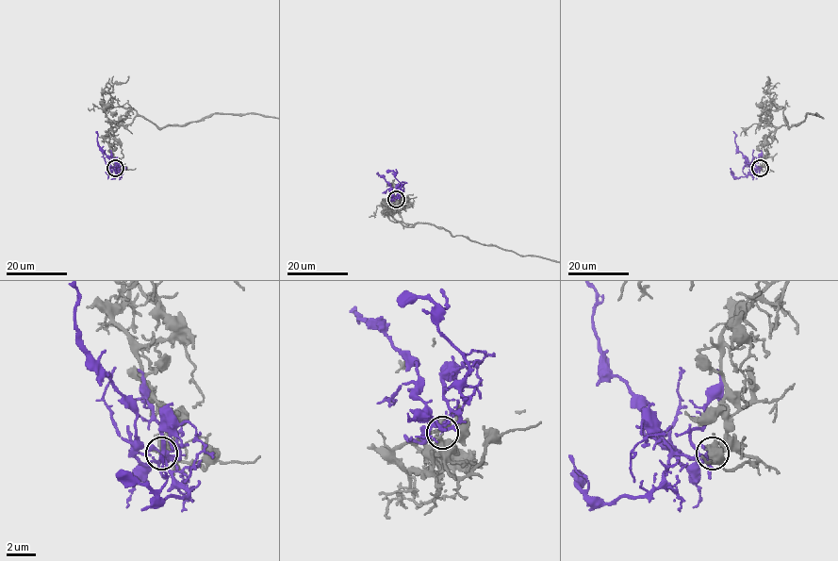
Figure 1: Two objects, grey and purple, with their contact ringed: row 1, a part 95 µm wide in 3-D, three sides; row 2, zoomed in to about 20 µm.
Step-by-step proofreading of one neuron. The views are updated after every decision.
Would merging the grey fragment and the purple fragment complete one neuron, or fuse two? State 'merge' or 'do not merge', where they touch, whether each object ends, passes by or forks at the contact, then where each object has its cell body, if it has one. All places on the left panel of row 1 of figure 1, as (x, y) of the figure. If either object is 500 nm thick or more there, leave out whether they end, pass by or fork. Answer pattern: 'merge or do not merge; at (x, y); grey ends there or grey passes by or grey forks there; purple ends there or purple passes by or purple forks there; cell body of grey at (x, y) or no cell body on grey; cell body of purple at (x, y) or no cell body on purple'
do not merge; at (115, 168); grey ends there; purple forks there; no cell body on grey; no cell body on purple

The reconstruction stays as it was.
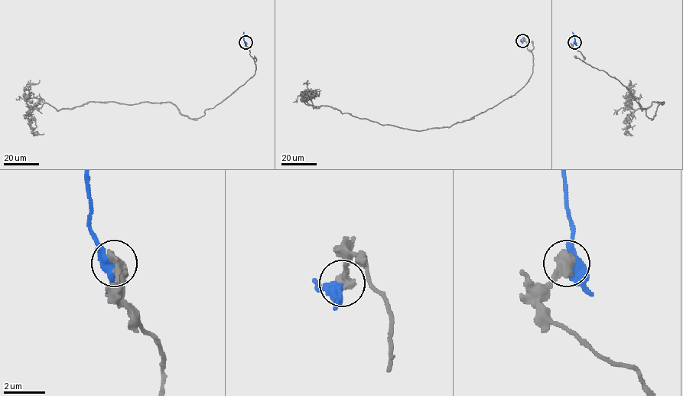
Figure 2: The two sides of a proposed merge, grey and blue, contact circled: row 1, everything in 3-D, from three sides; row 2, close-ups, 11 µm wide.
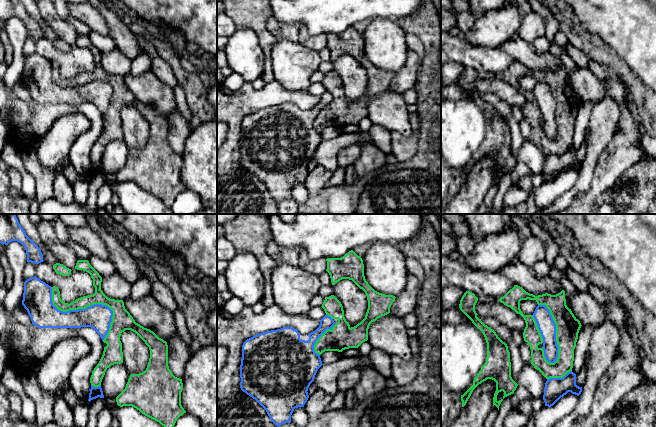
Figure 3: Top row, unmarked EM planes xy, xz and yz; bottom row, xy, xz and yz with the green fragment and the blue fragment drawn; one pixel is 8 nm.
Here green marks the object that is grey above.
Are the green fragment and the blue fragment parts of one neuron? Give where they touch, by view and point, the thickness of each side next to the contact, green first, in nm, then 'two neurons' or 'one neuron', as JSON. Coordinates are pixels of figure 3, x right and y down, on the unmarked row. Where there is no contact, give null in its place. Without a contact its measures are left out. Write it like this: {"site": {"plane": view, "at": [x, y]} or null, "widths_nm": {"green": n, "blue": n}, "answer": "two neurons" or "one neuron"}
{"site": {"plane": "xy", "at": [88, 82]}, "widths_nm": {"green": 110, "blue": 200}, "answer": "two neurons"}

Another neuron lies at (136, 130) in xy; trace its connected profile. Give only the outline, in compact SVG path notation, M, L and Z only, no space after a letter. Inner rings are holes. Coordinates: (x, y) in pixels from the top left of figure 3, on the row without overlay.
M125 106L121 109L123 140L130 150L139 150L146 146L150 126L145 118L133 107Z

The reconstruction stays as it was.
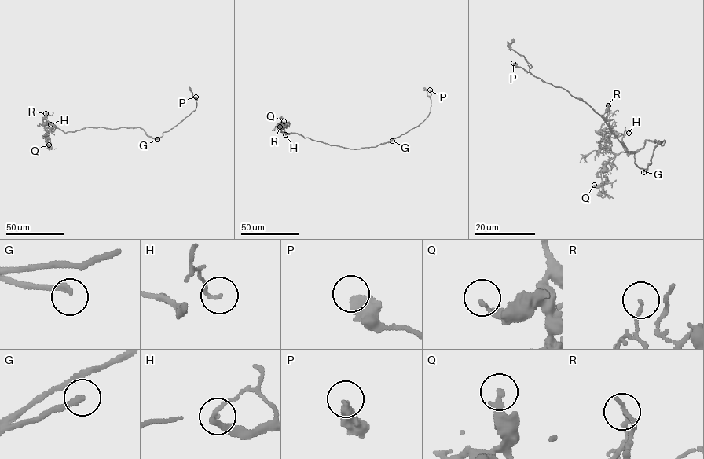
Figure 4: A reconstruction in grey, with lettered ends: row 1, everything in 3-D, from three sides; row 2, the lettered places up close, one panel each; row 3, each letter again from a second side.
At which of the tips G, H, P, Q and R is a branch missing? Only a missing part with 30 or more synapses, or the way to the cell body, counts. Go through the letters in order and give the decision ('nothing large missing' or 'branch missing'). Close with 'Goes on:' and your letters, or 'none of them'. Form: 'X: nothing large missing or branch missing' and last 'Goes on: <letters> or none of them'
G: branch missing
H: nothing large missing
P: nothing large missing
Q: nothing large missing
R: nothing large missing
Goes on: G

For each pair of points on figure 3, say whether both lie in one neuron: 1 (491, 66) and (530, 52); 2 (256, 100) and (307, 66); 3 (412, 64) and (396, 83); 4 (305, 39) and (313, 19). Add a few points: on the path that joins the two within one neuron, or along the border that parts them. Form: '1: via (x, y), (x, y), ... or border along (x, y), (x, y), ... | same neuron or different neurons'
1: border along (498, 47), (515, 60) | different neurons
2: border along (275, 79), (285, 89), (301, 91), (303, 93) | different neurons
3: via (410, 69), (401, 78) | same neuron
4: border along (300, 26), (303, 26), (312, 35), (325, 35) | different neurons

